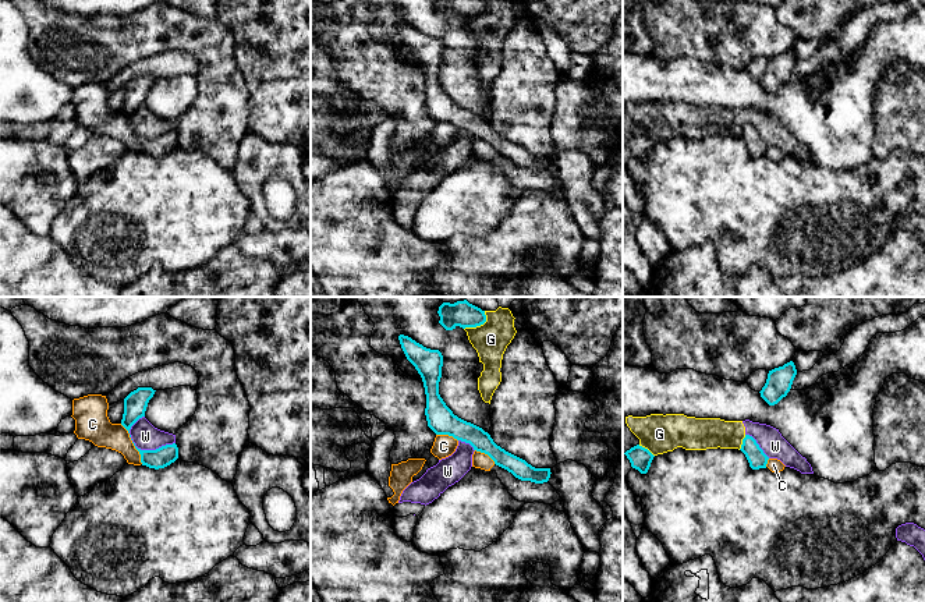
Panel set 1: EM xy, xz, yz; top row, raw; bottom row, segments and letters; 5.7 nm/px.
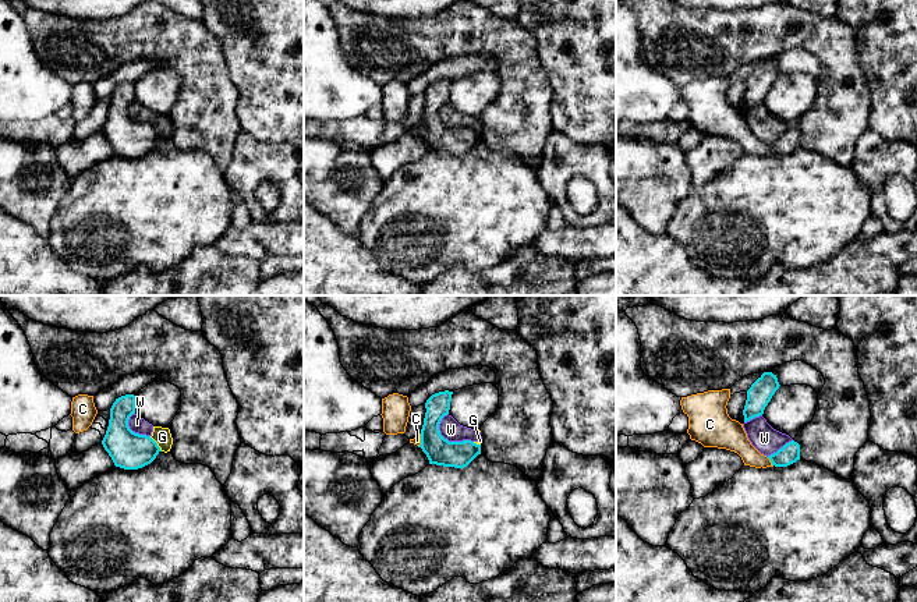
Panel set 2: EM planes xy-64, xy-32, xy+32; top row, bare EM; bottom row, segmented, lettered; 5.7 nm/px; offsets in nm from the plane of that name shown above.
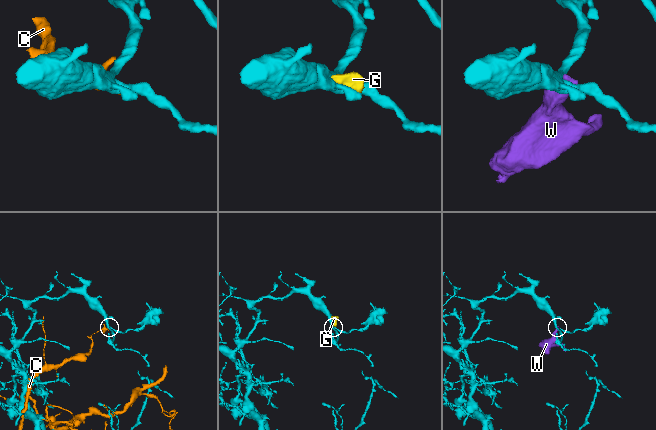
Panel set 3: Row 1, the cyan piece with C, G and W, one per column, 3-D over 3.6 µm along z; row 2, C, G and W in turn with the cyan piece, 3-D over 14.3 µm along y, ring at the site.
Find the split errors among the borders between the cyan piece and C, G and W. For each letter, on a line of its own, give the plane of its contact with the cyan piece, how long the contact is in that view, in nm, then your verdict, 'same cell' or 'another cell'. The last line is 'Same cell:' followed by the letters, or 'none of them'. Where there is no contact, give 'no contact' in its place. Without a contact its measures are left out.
C: xy | 260 nm | another cell
G: xz | 170 nm | another cell
W: xy | 280 nm | another cell
Same cell: none of them

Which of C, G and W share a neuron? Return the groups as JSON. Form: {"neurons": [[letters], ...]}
{"neurons": [["C"], ["G", "W"]]}

